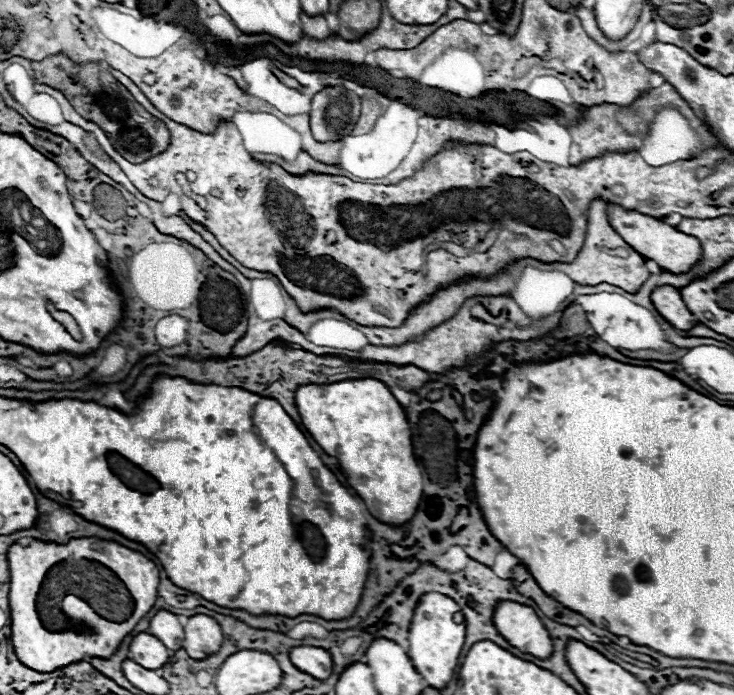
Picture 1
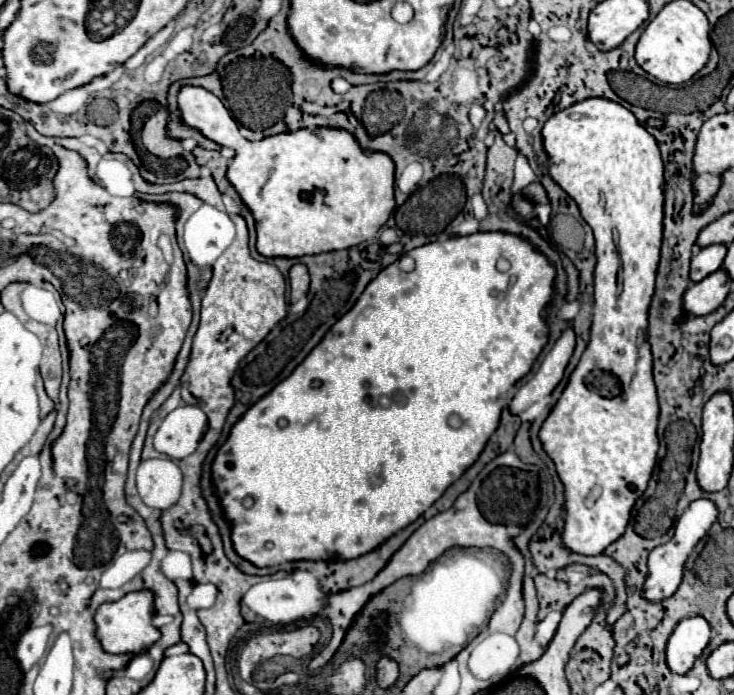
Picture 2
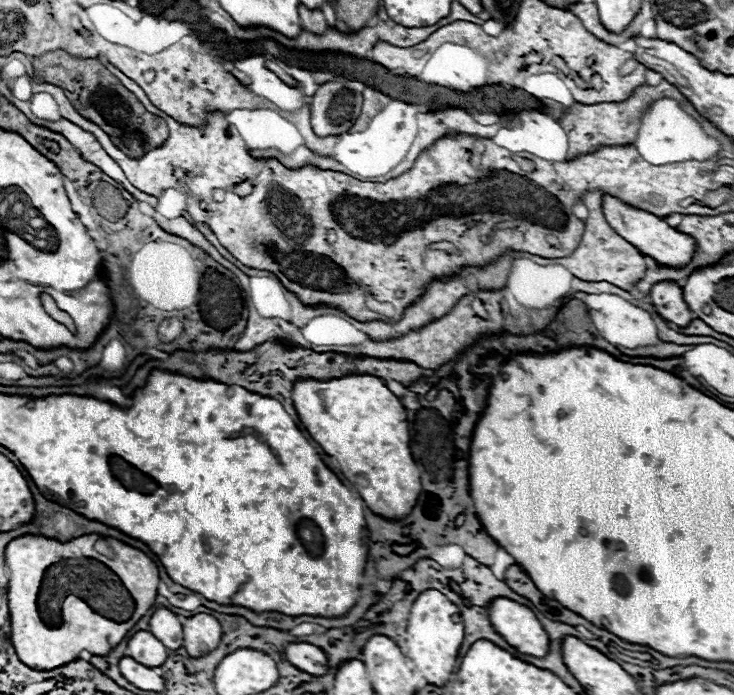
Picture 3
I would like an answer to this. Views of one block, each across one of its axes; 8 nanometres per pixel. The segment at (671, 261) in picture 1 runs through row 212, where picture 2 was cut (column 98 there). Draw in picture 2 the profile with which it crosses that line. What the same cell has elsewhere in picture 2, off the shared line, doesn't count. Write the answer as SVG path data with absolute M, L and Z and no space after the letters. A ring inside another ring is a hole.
M148 590L130 592L122 600L102 604L96 610L96 616L94 616L96 638L100 640L100 646L104 648L104 652L140 654L160 638L160 630L152 626L152 616L154 616L154 594Z

